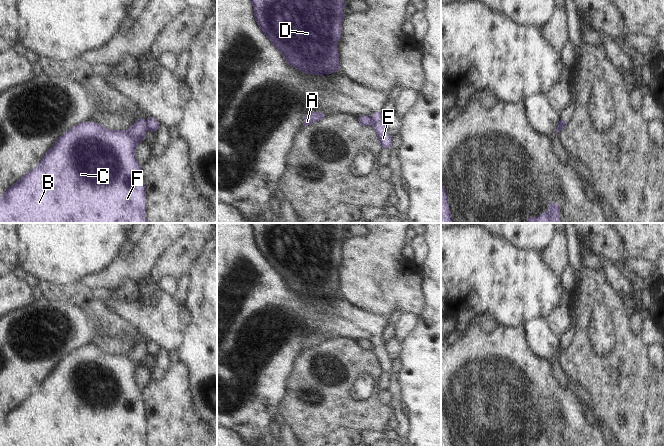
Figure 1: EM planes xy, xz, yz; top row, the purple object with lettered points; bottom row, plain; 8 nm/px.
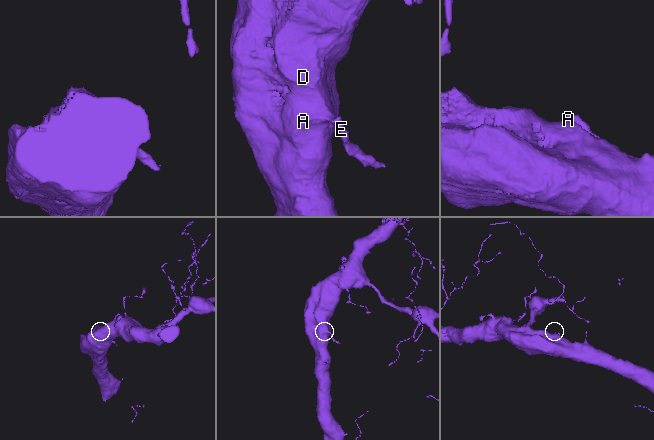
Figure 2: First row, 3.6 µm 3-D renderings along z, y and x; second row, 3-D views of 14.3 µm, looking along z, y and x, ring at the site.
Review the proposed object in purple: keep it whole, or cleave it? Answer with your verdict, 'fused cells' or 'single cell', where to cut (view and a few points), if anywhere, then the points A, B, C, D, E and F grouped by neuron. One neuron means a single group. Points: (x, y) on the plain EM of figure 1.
fused cells; cut xy (145, 345), (146, 354); groups A B C D F / E

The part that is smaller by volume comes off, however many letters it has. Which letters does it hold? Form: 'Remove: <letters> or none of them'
Remove: E

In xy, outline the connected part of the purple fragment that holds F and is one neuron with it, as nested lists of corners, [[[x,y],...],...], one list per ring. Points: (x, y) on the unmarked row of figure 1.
[[[142,341],[127,354],[110,354],[96,346],[81,346],[67,354],[34,393],[2,418],[0,447],[147,447],[145,407],[136,382],[136,372],[145,357]]]

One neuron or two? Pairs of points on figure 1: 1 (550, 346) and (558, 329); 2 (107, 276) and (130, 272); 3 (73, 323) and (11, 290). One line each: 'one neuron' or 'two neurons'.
1: two neurons
2: one neuron
3: two neurons

